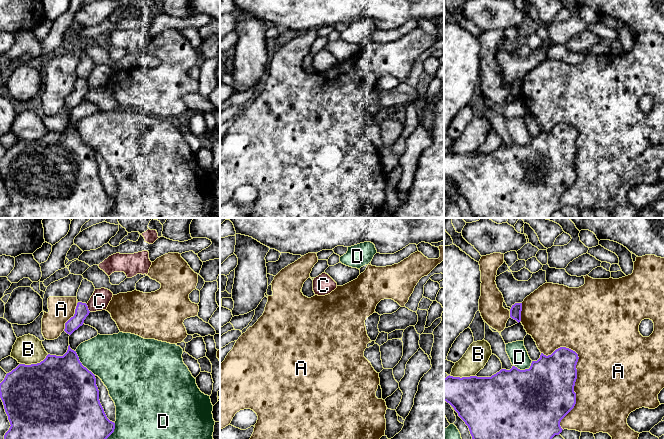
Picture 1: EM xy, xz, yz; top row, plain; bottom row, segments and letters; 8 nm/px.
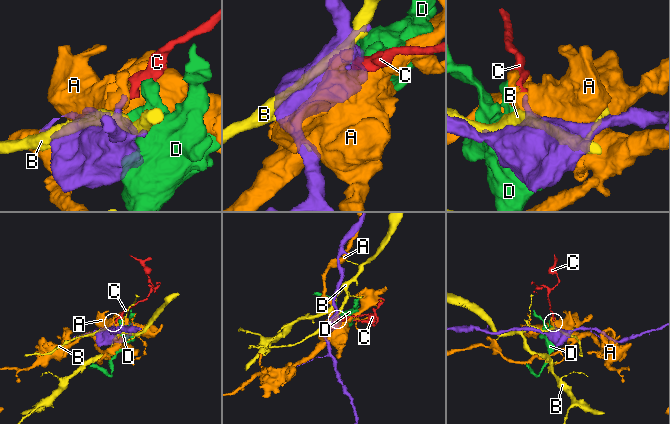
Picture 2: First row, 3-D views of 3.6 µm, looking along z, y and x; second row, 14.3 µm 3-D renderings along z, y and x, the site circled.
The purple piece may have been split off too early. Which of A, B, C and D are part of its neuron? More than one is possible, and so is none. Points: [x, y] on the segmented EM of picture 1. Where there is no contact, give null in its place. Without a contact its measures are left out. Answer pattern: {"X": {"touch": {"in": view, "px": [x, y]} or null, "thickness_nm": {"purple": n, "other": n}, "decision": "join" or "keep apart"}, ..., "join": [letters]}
{"A": {"touch": {"in": "yz", "px": [574, 385]}, "thickness_nm": {"purple": 480, "other": 480}, "decision": "keep apart"}, "B": {"touch": {"in": "xy", "px": [34, 364]}, "thickness_nm": {"purple": 500, "other": 240}, "decision": "keep apart"}, "C": {"touch": {"in": "xy", "px": [87, 308]}, "thickness_nm": {"purple": 110, "other": 150}, "decision": "keep apart"}, "D": {"touch": {"in": "xy", "px": [81, 364]}, "thickness_nm": {"purple": 500, "other": 360}, "decision": "keep apart"}, "join": []}

